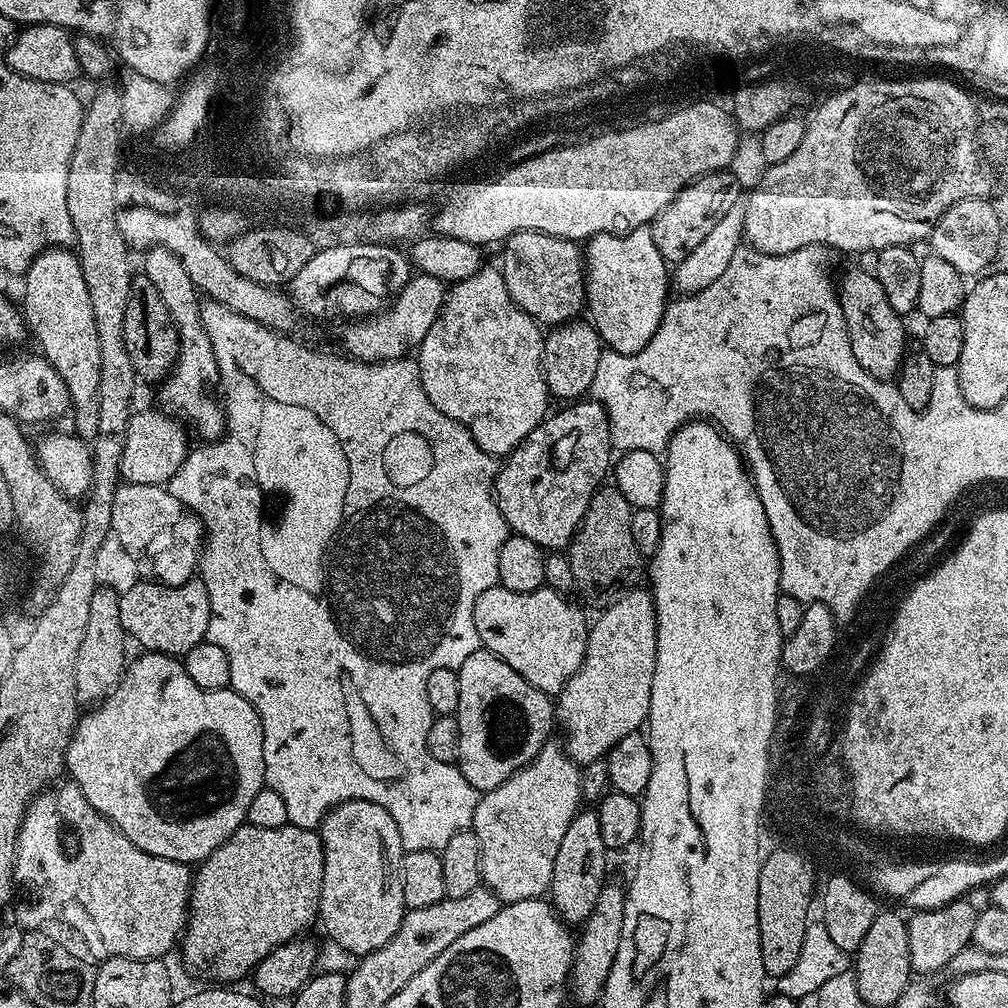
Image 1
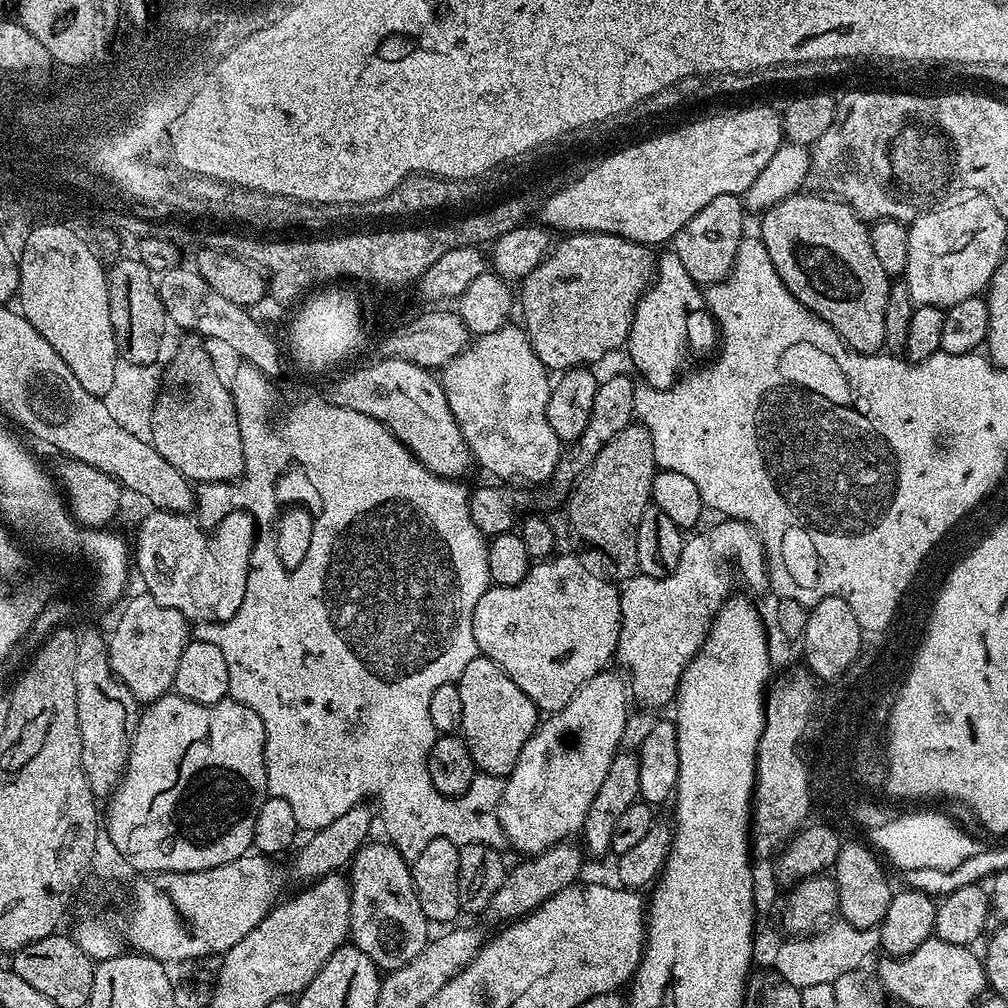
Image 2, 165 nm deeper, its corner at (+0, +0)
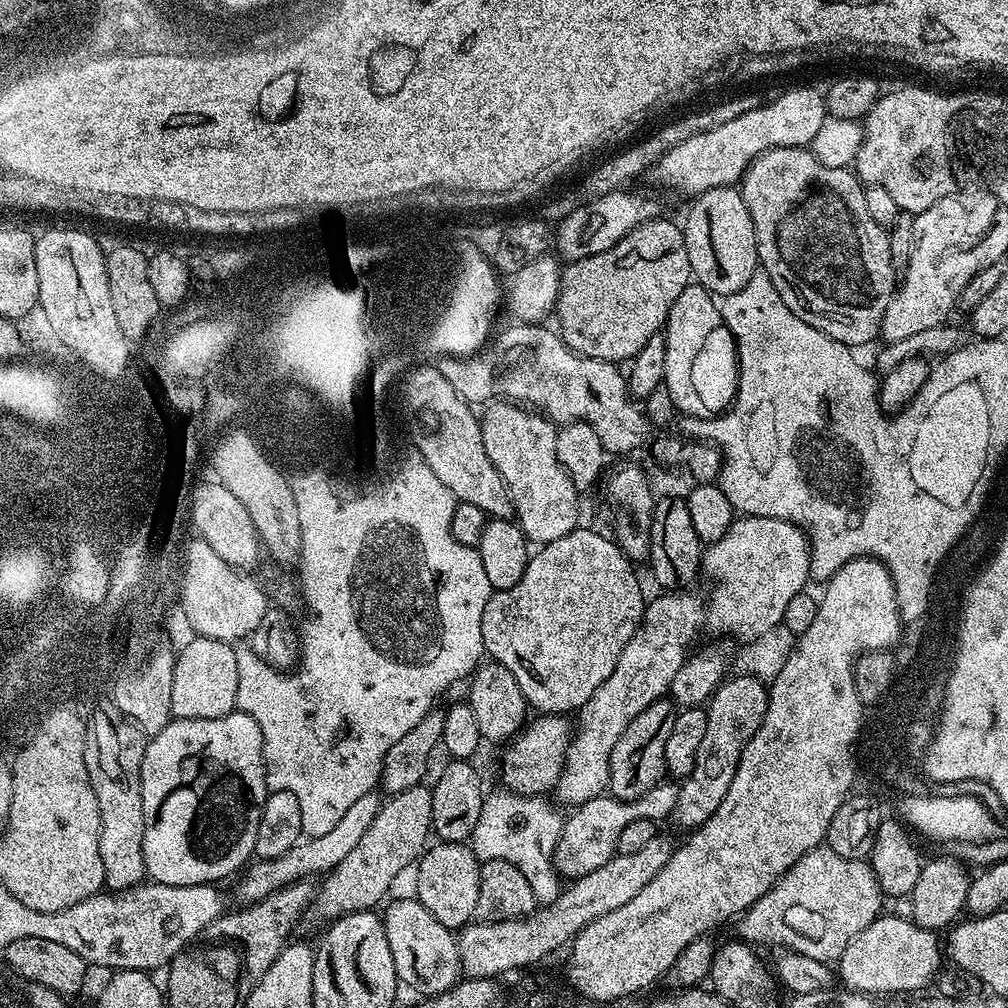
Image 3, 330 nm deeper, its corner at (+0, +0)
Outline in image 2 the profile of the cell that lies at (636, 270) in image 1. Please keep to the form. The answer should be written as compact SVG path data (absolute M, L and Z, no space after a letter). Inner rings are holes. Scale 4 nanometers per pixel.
M675 250L664 251L668 252L662 253L661 256L659 253L654 264L654 279L647 291L636 301L628 326L626 353L628 352L629 358L632 359L633 366L640 371L640 376L644 379L641 381L649 388L670 388L676 383L682 372L680 367L684 364L684 351L687 350L688 344L696 352L710 351L709 353L718 344L716 319L712 317L712 311L708 309L708 304L704 301L701 285L694 283L690 274L686 274L686 266L682 266Z

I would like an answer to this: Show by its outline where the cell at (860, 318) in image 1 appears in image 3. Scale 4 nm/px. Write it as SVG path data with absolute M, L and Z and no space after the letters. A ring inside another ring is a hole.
M807 147L799 148L772 148L761 154L744 172L744 178L739 185L742 198L746 202L746 210L750 210L750 218L754 222L754 234L756 235L756 259L759 267L770 278L770 282L778 290L782 302L802 318L810 326L822 330L830 338L849 346L856 344L868 344L872 339L880 336L882 318L886 314L886 306L890 306L890 298L898 287L898 270L892 265L890 258L890 242L888 232L874 218L870 218L870 210L866 210L865 185L855 171L848 168L831 168L822 162Z

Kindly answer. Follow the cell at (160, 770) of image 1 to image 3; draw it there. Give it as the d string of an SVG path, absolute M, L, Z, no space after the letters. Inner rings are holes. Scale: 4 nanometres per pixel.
M237 710L222 718L173 718L148 741L140 767L140 785L144 811L144 871L155 883L215 885L223 876L239 873L253 859L254 838L270 789L264 773L262 730L258 730L258 722L245 712Z

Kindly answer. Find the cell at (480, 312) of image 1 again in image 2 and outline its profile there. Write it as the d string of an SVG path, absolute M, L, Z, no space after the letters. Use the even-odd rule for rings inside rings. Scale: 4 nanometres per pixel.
M509 322L504 327L499 328L486 334L485 336L476 336L469 343L468 347L457 354L454 359L444 365L439 373L438 379L441 386L445 390L446 401L449 402L450 410L453 411L454 418L457 420L458 426L461 428L462 434L468 443L469 450L472 452L472 459L478 465L481 464L488 472L493 472L496 476L501 476L502 479L508 480L504 482L516 482L512 480L525 480L528 484L545 484L551 481L552 476L556 472L556 464L562 455L562 441L556 437L554 430L550 430L550 422L546 418L546 406L550 402L550 394L552 393L553 381L548 380L550 376L549 369L545 368L544 364L538 358L538 354L534 354L532 344L528 341L528 333L523 327L514 326L515 323Z

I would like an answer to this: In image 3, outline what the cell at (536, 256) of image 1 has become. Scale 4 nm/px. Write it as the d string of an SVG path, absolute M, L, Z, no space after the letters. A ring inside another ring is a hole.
M657 218L642 222L637 228L630 230L630 234L626 234L626 238L622 238L614 246L610 246L610 250L606 250L602 254L594 254L590 258L573 260L561 271L560 293L556 298L554 309L554 317L556 316L557 324L555 324L555 327L558 329L558 335L566 342L566 346L570 346L570 350L574 350L586 358L598 358L599 360L619 365L621 363L620 360L624 360L624 362L631 361L632 357L638 354L638 350L642 350L642 346L646 346L646 342L650 342L650 338L657 335L664 325L667 324L668 311L672 309L674 302L678 302L678 294L682 294L682 290L686 290L686 286L693 279L693 275L690 258L686 254L686 242L684 241L681 225L677 221L675 224L672 220L664 219Z

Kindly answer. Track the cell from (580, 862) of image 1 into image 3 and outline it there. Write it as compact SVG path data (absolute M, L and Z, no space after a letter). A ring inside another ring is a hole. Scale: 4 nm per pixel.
M671 699L655 700L626 730L622 730L622 738L614 746L610 754L608 767L607 791L615 800L637 800L654 790L656 784L665 779L664 759L666 758L666 742L670 730L674 726L674 718L678 709Z

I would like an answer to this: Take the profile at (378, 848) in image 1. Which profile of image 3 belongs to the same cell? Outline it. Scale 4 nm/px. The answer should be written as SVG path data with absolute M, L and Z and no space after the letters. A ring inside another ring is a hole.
M409 898L409 900L394 901L385 912L382 912L382 919L390 954L394 954L396 979L401 985L409 984L410 987L425 992L423 995L429 998L450 991L461 981L460 955L453 929L442 926L442 922L438 922L438 918L434 918L434 914L430 914L430 910L426 910L426 906L422 906L419 900Z

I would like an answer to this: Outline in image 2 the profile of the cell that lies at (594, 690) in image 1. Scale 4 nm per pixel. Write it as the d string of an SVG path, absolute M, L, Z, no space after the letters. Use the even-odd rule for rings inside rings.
M724 518L719 521L721 524L716 524L713 528L708 528L705 532L697 531L697 536L689 535L684 542L684 549L682 550L682 558L678 562L678 566L668 576L662 578L654 578L653 576L645 576L637 574L630 580L623 581L620 588L620 633L618 634L618 646L616 647L615 659L620 660L619 667L621 669L628 668L626 671L626 680L630 685L630 692L633 697L636 696L640 700L644 700L643 707L648 710L657 710L663 704L671 705L676 698L676 687L680 685L682 674L686 670L686 666L691 660L700 653L701 646L704 645L704 639L708 636L708 631L712 628L712 622L716 619L716 614L719 612L725 600L729 599L730 591L728 592L728 583L732 580L732 568L728 564L737 564L740 567L740 572L752 584L764 584L766 580L766 561L764 558L764 547L760 541L760 535L755 532L742 520L733 520L731 518Z

